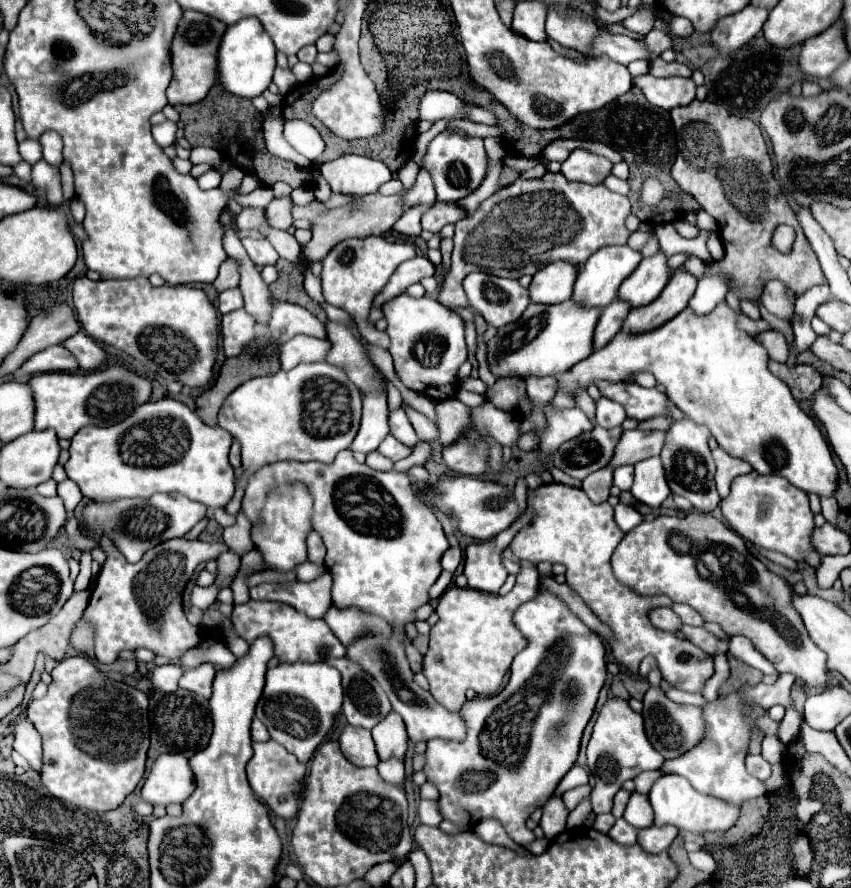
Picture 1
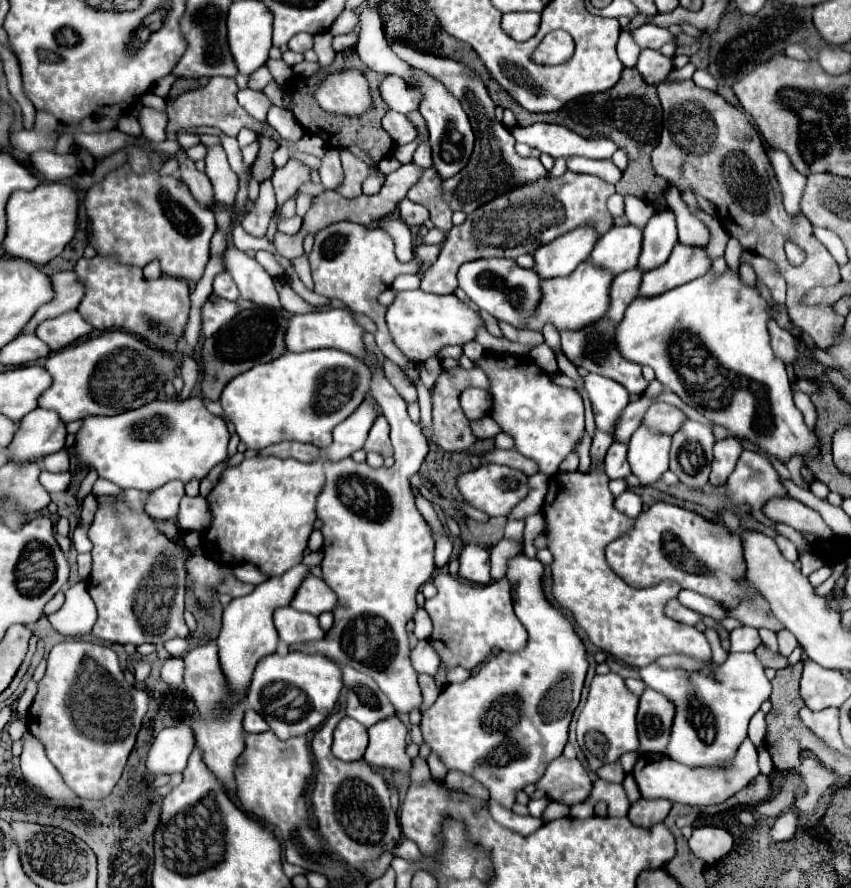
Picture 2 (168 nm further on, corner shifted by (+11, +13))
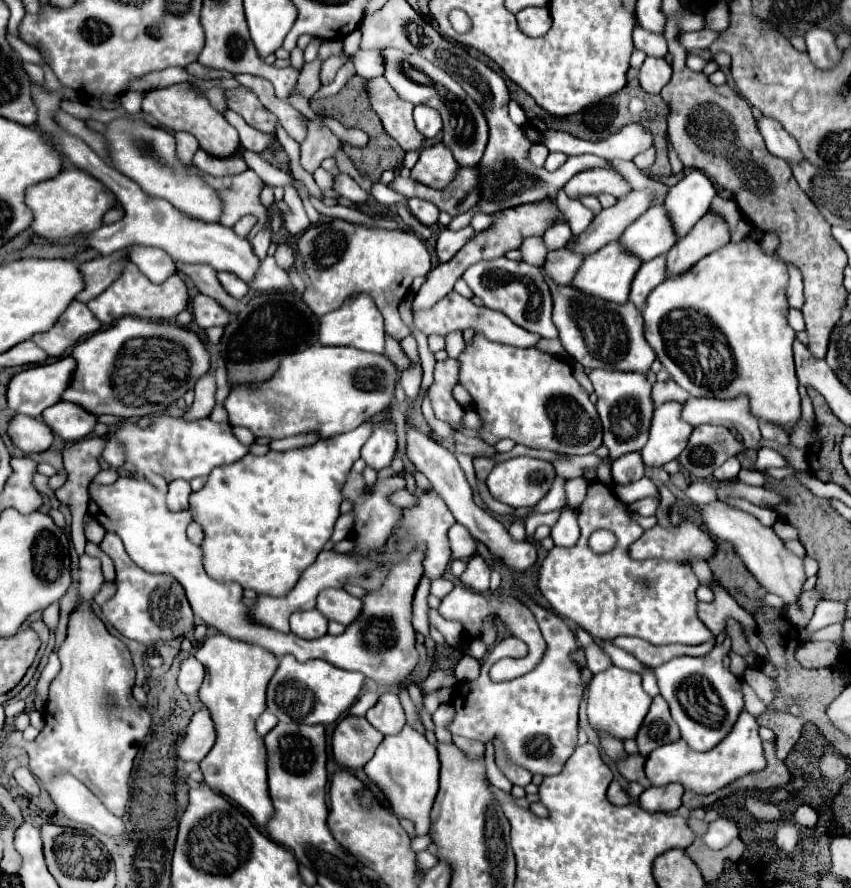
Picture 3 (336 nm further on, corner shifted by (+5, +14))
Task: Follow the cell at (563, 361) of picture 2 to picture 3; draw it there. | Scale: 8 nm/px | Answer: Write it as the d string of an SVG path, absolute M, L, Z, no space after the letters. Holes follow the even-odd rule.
M502 256L470 266L462 278L466 280L474 296L478 296L484 302L486 308L506 314L512 322L516 322L528 332L540 334L542 338L558 338L558 330L550 314L550 290L538 266L530 266L526 262L514 262Z

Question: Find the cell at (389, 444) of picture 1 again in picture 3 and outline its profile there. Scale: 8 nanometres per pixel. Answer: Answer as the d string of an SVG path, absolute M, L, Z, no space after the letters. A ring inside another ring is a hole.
M374 428L372 436L368 438L368 442L362 446L362 458L364 462L374 468L376 472L390 466L392 458L396 452L396 434L382 430L382 428Z

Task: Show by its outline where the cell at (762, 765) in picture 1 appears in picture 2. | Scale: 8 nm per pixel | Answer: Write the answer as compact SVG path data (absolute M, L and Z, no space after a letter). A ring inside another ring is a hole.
M744 739L740 745L734 765L730 769L690 769L678 761L672 761L658 753L642 753L638 757L638 763L634 765L634 779L640 787L640 793L644 799L668 799L672 803L682 805L720 805L726 799L730 799L734 793L738 793L746 783L750 783L758 775L758 753L750 739Z

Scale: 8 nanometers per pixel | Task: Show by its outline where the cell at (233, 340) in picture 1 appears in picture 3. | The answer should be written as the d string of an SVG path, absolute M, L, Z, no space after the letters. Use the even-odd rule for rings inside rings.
M196 294L190 300L190 306L192 306L194 322L204 330L212 328L212 326L226 326L230 320L230 312L224 310L216 300L212 300L204 294Z

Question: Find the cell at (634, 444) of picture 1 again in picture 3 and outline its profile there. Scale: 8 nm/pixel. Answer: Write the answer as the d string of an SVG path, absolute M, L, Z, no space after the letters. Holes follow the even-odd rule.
M746 396L730 400L690 398L684 406L682 418L692 426L720 424L726 428L736 428L736 432L742 436L742 442L748 448L758 450L762 436L758 430L758 418L750 412L750 402Z

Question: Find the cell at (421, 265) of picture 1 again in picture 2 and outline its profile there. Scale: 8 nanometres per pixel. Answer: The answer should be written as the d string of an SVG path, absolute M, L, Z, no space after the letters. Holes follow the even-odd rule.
M420 245L420 247L416 247L414 253L420 263L434 263L434 259L440 253L440 245Z

